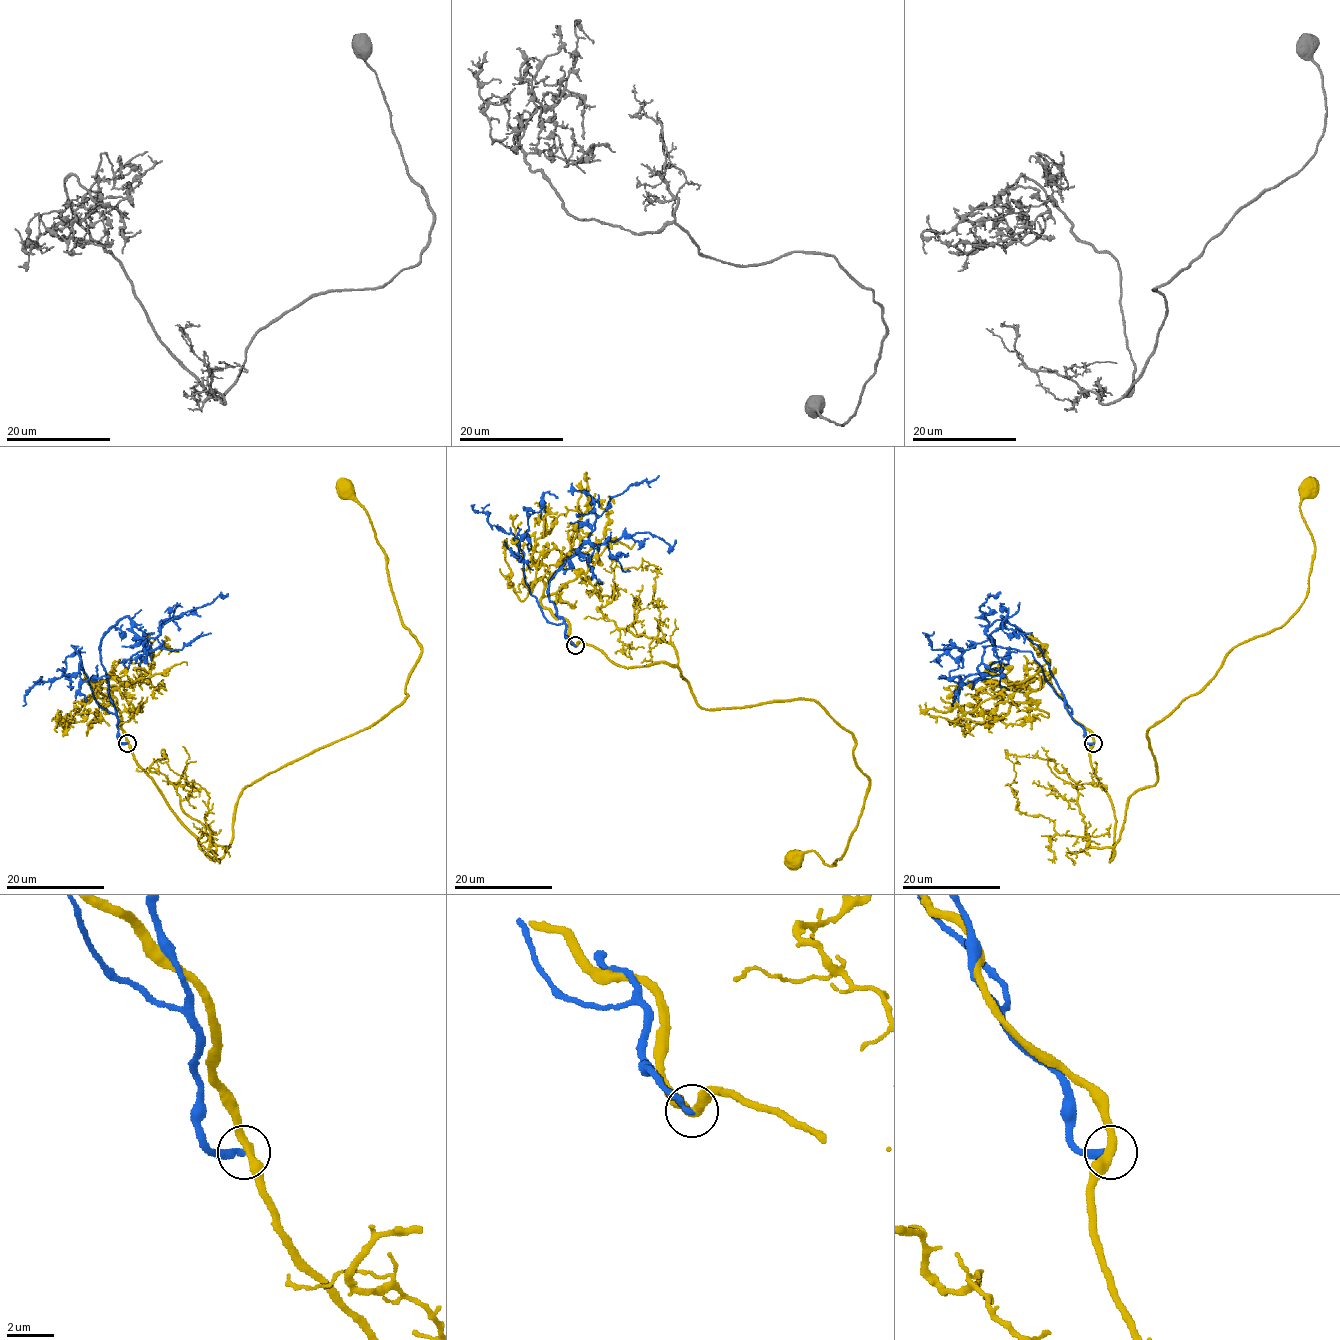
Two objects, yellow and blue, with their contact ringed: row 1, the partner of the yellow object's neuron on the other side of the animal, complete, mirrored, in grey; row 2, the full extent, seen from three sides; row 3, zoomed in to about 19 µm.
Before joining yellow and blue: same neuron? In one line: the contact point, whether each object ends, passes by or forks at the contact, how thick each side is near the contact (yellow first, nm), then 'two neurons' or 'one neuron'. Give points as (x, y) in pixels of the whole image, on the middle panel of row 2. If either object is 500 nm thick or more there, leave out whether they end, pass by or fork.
at (575, 645); yellow passes by; blue ends there; 360 nm thick on the yellow side, 260 nm on the other; two neurons

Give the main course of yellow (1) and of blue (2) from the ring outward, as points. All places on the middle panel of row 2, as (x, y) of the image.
1: (575, 645), (674, 665), (702, 708), (811, 699), (851, 734), (855, 830), (832, 865), (795, 860)
2: (575, 645), (548, 596), (548, 583), (578, 555), (608, 502), (629, 486), (659, 475)

